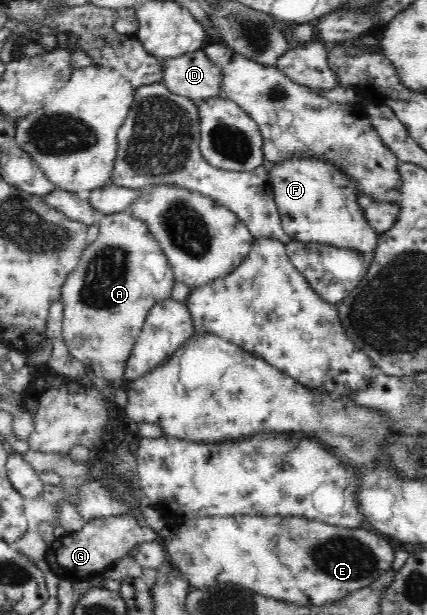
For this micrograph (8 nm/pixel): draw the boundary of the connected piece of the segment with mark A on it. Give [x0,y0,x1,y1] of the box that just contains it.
[62,211,175,384]

